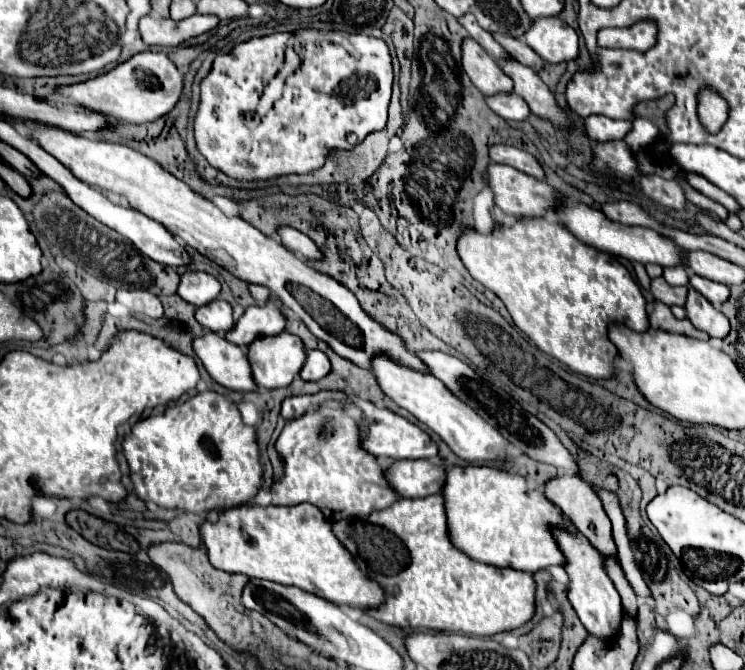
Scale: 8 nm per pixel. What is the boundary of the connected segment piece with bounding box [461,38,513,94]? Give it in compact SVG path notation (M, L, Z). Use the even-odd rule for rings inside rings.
M473 38L463 40L461 52L463 52L461 64L463 64L465 74L483 94L497 94L497 92L513 90L511 78L499 68L497 62L493 62L493 58L489 58L489 54L485 54L485 50L481 50L477 42L473 42Z

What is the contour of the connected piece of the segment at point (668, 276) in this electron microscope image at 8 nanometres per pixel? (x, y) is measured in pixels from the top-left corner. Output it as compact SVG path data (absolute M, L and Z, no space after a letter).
M683 266L664 268L662 276L672 286L684 286L689 281L689 276Z

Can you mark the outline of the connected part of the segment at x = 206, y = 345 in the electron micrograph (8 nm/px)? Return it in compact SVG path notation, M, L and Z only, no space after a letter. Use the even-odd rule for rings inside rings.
M207 332L205 336L193 342L193 350L205 366L205 370L209 372L209 376L221 386L237 392L259 390L251 374L251 364L245 346L235 346L219 334Z

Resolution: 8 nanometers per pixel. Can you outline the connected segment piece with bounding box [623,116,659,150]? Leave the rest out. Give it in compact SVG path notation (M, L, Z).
M635 118L633 120L633 128L629 130L629 134L623 138L625 142L629 142L629 146L633 146L633 150L641 150L645 144L653 142L653 138L659 134L657 126L653 122L649 122L647 118Z

